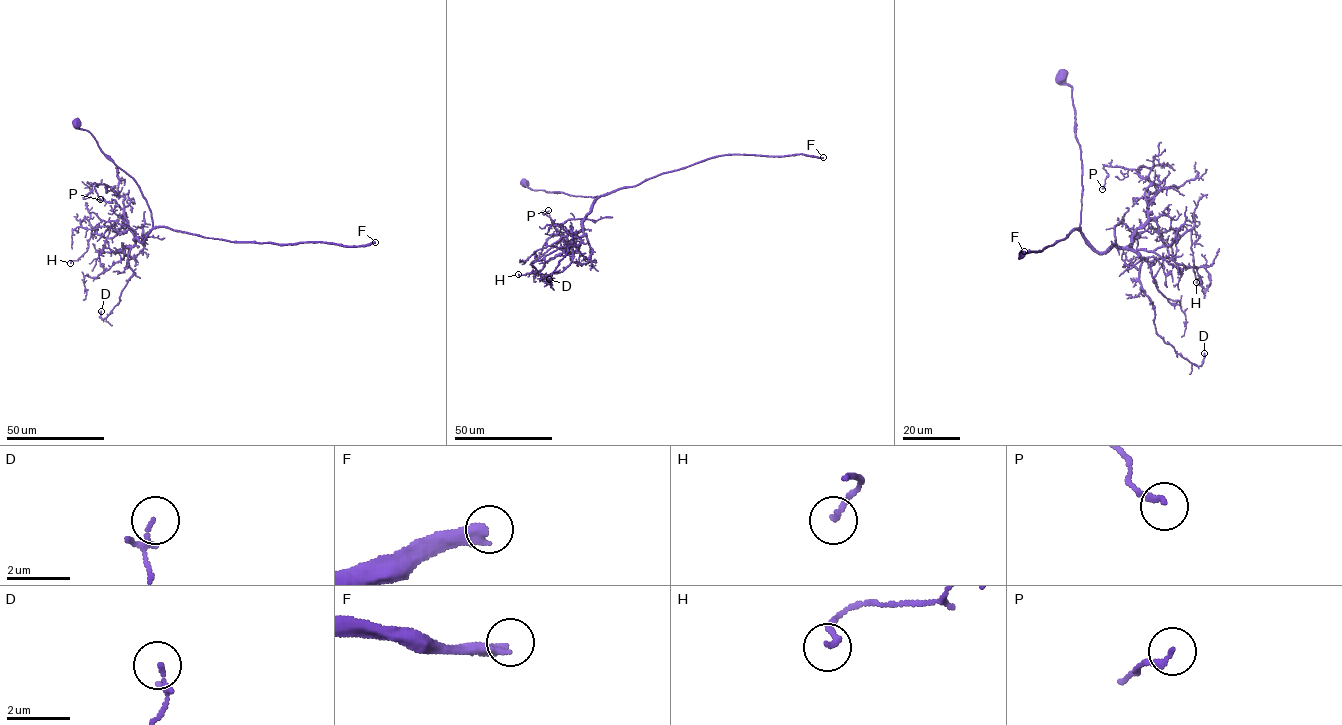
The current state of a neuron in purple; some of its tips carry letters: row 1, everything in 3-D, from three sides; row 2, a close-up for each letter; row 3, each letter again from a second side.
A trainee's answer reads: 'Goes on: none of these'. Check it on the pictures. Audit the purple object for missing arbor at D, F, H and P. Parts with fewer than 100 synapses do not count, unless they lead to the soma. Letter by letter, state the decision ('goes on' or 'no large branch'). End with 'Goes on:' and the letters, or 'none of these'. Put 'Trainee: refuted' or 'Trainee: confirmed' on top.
Trainee: refuted
D: no large branch
F: goes on
H: no large branch
P: no large branch
Goes on: F

